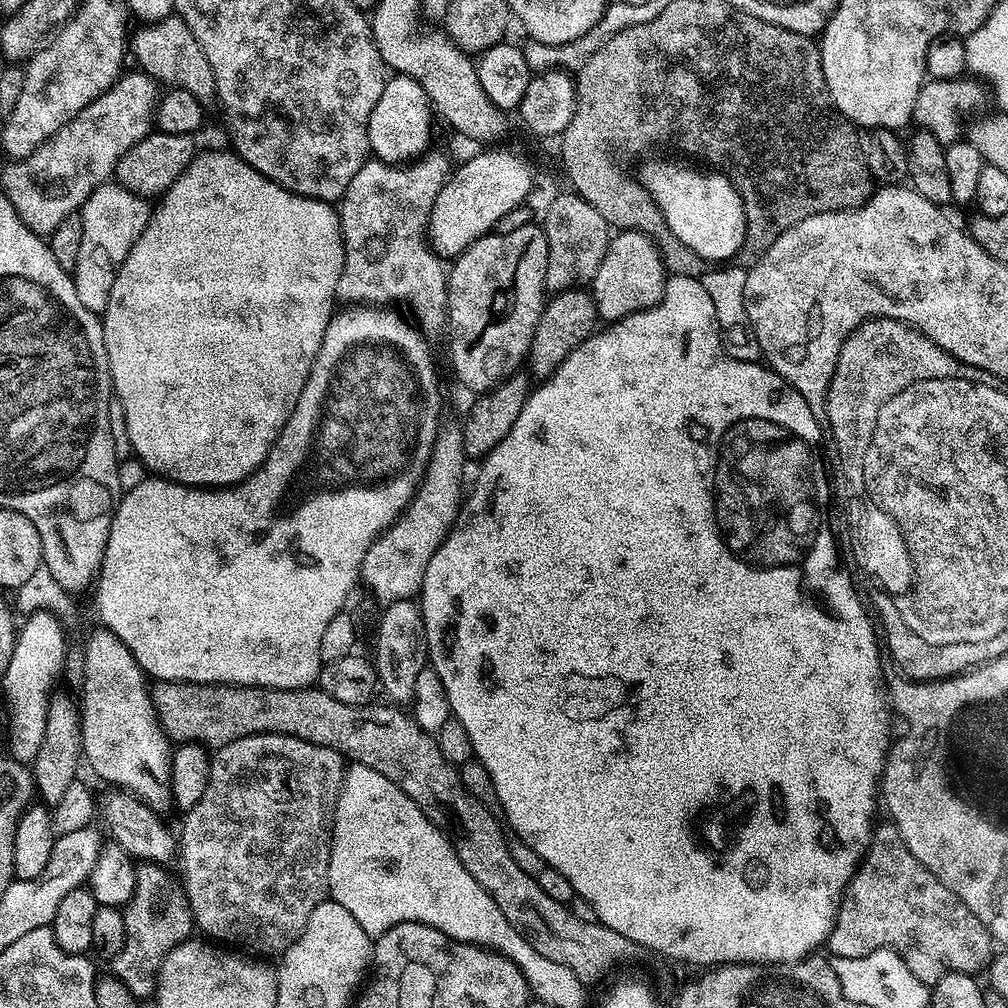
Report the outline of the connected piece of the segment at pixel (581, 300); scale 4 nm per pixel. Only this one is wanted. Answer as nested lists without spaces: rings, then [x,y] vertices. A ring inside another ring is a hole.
[[[573,290],[571,292],[555,293],[545,303],[542,314],[538,318],[538,326],[534,330],[534,338],[530,342],[530,350],[526,357],[526,368],[533,377],[547,378],[555,374],[558,366],[581,342],[597,331],[598,317],[596,303],[588,290]]]

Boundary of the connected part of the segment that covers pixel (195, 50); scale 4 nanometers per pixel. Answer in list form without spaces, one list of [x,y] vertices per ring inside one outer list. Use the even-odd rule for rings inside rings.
[[[170,15],[162,18],[156,24],[140,26],[130,36],[130,52],[138,63],[139,71],[148,73],[153,80],[169,89],[185,88],[194,98],[198,98],[200,105],[208,106],[216,100],[216,83],[214,82],[214,70],[204,62],[202,46],[194,37],[190,36],[190,26],[182,22],[178,15]]]

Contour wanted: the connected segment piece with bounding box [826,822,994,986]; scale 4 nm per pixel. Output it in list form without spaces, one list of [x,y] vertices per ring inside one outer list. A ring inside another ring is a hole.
[[[891,822],[877,823],[873,827],[867,853],[848,883],[848,889],[840,897],[836,925],[828,935],[826,948],[832,956],[842,958],[862,958],[879,948],[890,948],[897,952],[902,962],[906,962],[906,966],[910,966],[914,978],[929,986],[951,972],[967,976],[983,973],[994,959],[994,941],[986,926],[982,926],[968,907],[945,884],[938,882],[914,854],[910,854],[902,834]]]

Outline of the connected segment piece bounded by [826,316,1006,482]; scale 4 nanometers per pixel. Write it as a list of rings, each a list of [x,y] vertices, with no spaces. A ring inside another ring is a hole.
[[[885,316],[866,320],[846,338],[838,354],[838,362],[834,366],[834,374],[830,378],[830,386],[826,394],[826,414],[828,415],[826,428],[827,431],[832,431],[832,440],[836,443],[837,454],[840,455],[838,467],[846,470],[846,478],[849,482],[863,481],[864,459],[866,450],[870,446],[870,438],[874,434],[878,410],[882,410],[882,406],[890,402],[894,394],[906,390],[906,386],[930,378],[962,378],[966,382],[978,382],[994,390],[1005,390],[1006,388],[1005,381],[999,380],[994,374],[978,366],[970,366],[954,358],[954,354],[942,350],[942,346],[938,346],[930,338],[923,336],[917,328],[903,320],[891,320]]]

